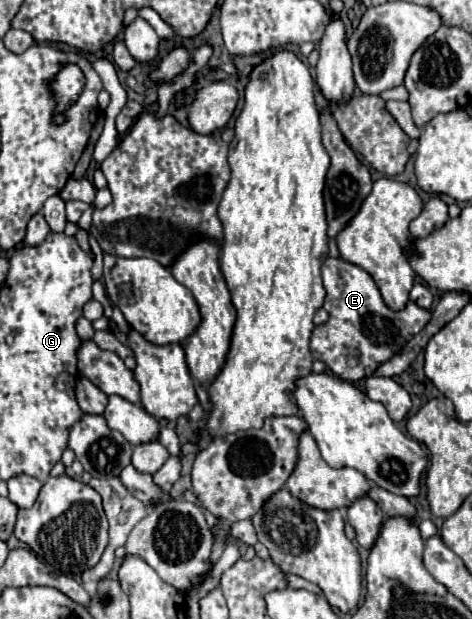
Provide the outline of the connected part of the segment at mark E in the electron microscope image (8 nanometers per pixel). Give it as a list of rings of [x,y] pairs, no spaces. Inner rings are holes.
[[[341,257],[323,261],[323,287],[327,291],[323,309],[329,313],[329,321],[315,327],[311,337],[311,353],[313,359],[323,361],[335,377],[349,383],[373,375],[377,365],[393,357],[403,347],[403,339],[407,343],[429,323],[431,317],[427,309],[421,309],[413,301],[409,301],[403,311],[391,311],[381,301],[381,293],[369,273]]]

